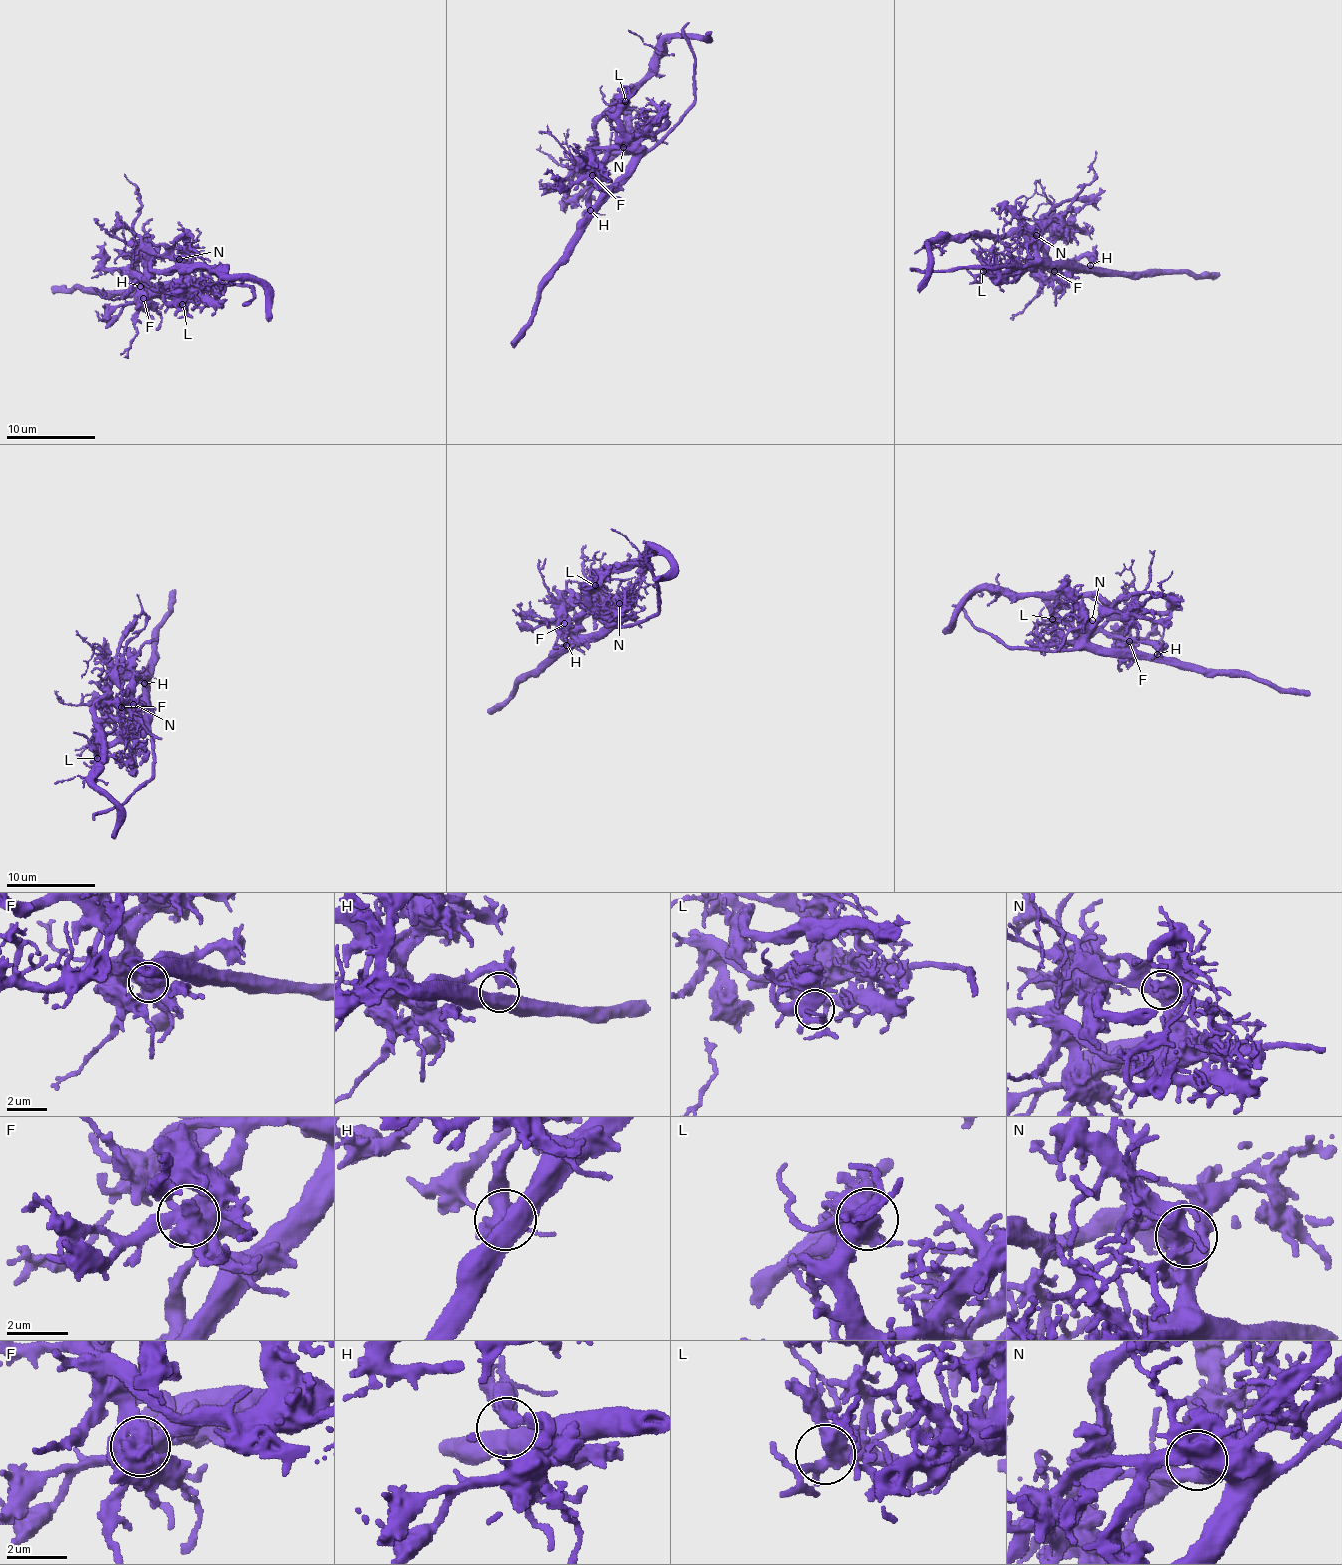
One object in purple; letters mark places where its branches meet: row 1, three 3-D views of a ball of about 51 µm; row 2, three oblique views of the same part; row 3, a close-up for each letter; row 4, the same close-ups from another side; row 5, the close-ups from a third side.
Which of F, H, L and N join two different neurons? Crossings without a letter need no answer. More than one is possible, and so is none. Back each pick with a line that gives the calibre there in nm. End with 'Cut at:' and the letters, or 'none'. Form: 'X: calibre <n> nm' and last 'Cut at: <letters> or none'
F: calibre 600 nm
Cut at: F

